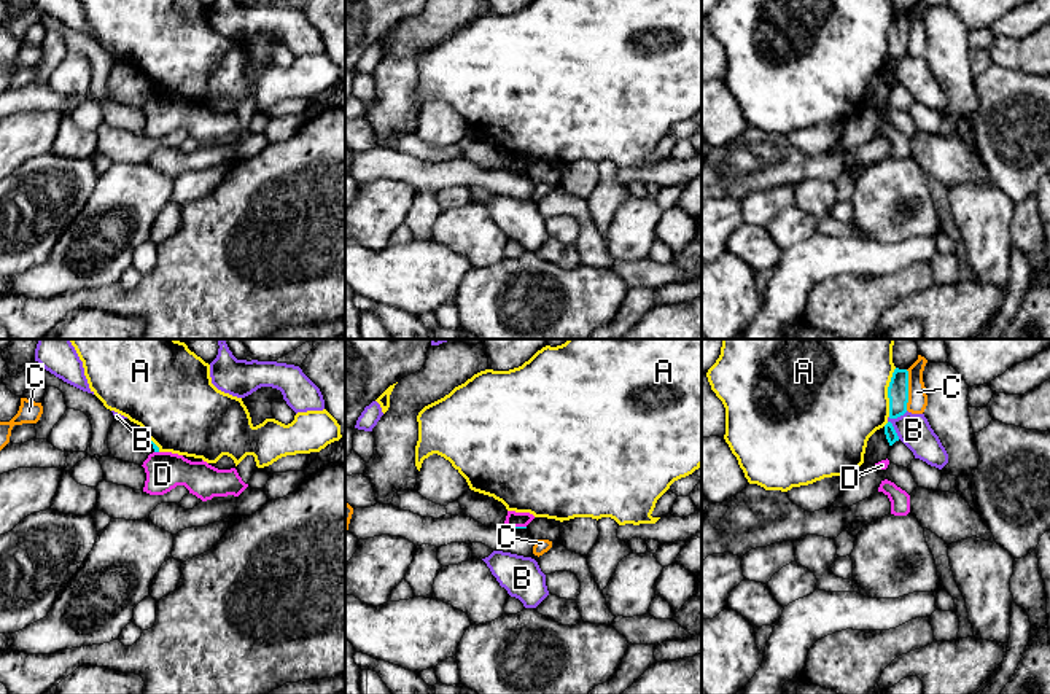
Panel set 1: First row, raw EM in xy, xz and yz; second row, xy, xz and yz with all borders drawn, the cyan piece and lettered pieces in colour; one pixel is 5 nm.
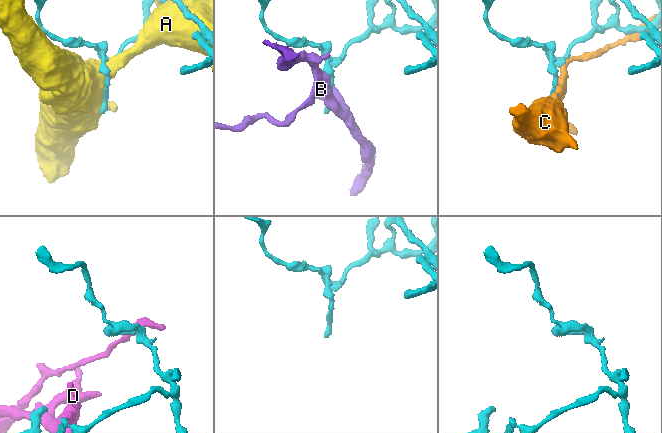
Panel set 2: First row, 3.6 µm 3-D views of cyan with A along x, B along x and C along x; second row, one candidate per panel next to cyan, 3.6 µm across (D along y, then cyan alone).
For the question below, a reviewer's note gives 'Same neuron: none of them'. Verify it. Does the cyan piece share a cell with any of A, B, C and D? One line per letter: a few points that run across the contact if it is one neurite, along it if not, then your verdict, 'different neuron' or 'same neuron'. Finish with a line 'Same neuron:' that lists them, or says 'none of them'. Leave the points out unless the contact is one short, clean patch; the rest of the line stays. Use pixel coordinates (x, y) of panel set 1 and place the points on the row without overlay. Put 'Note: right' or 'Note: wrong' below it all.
A: different neuron
B: different neuron
C: different neuron
D: line xz (511, 169), (525, 171); different neuron
Same neuron: none of them
Note: right

